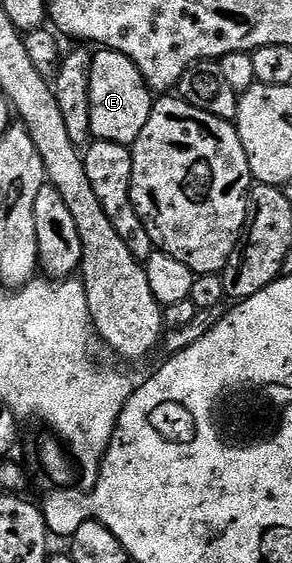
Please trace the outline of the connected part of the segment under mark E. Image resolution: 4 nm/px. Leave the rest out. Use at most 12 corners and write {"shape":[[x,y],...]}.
{"shape":[[94,51],[90,137],[131,148],[153,91],[137,64]]}

